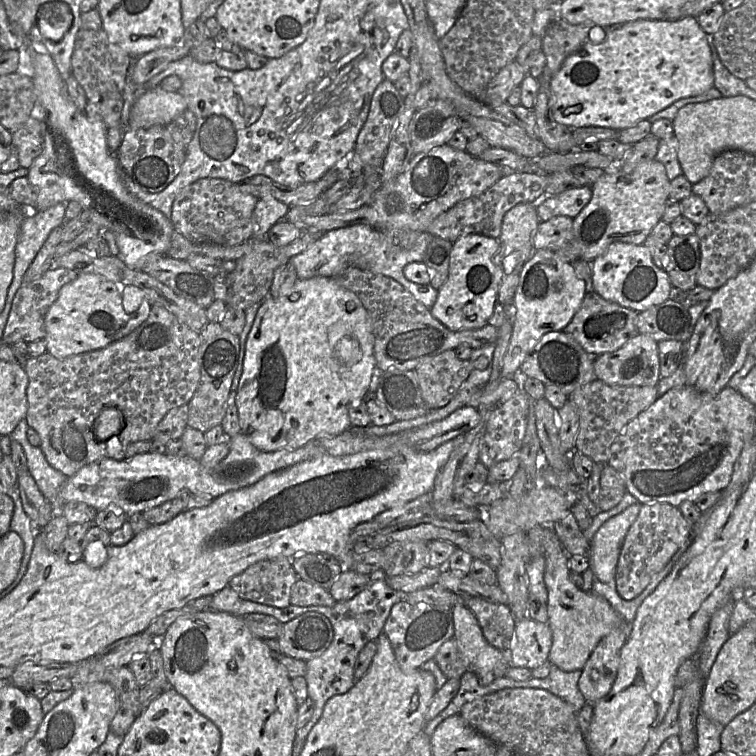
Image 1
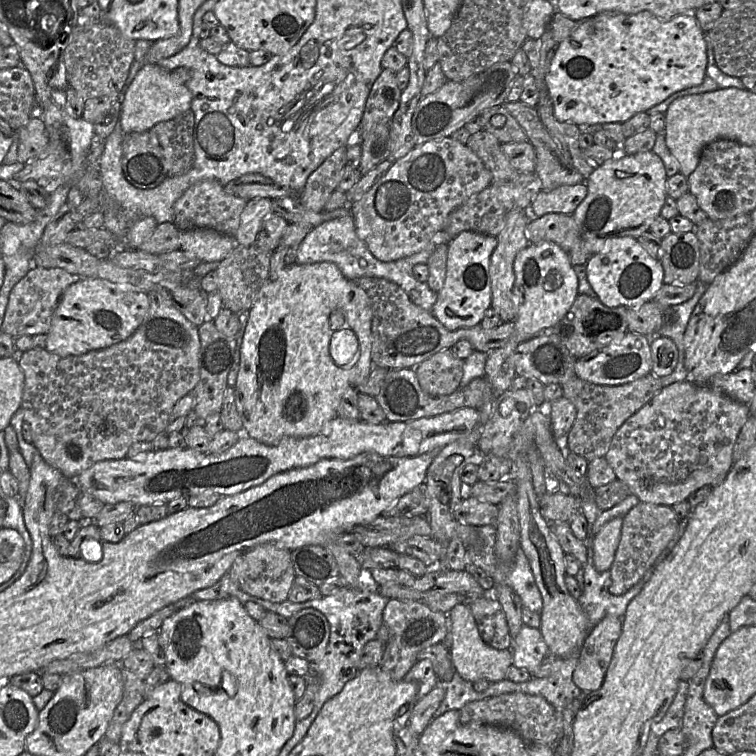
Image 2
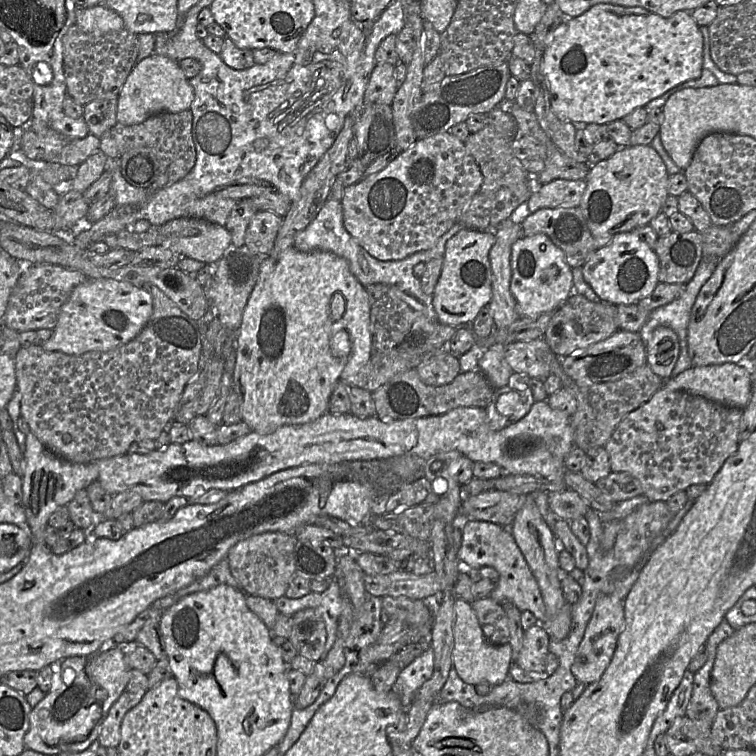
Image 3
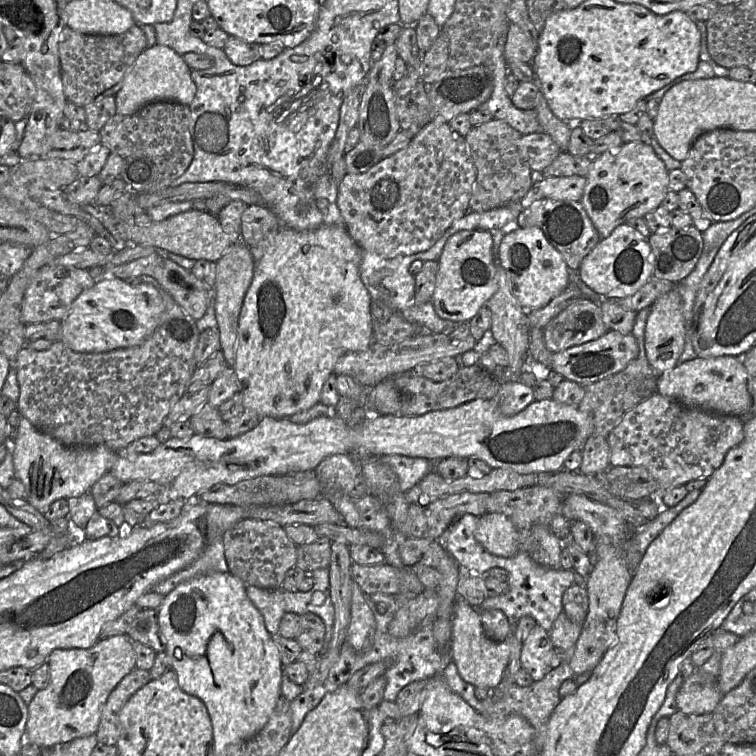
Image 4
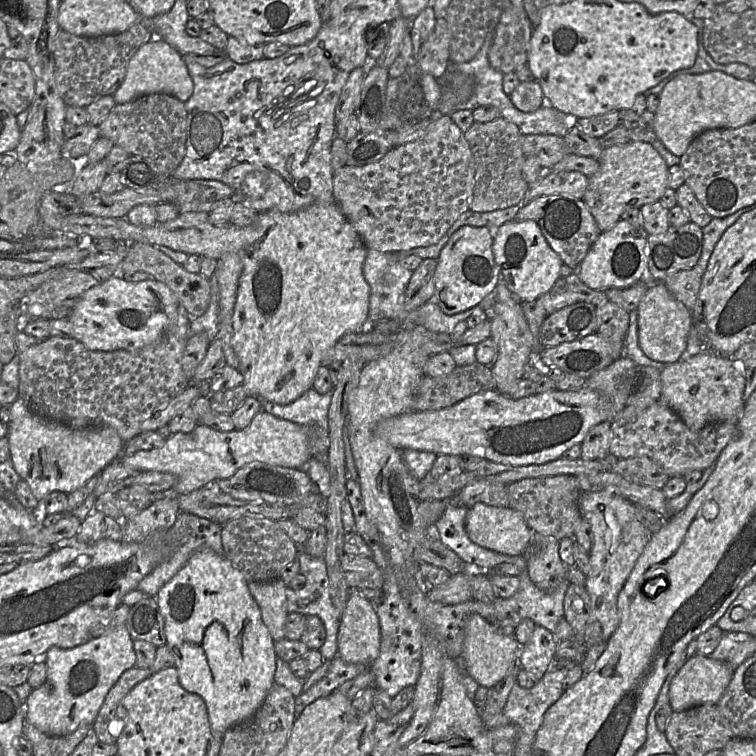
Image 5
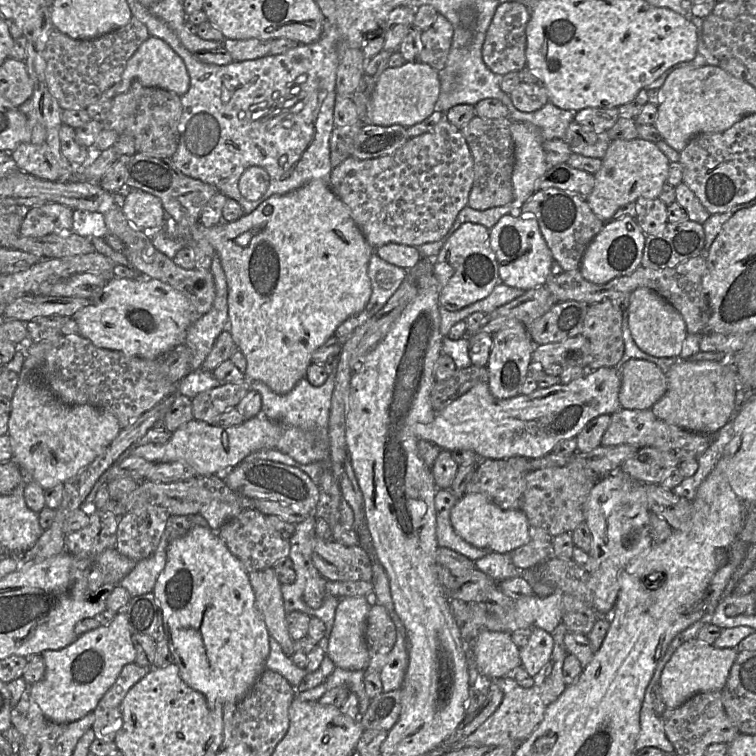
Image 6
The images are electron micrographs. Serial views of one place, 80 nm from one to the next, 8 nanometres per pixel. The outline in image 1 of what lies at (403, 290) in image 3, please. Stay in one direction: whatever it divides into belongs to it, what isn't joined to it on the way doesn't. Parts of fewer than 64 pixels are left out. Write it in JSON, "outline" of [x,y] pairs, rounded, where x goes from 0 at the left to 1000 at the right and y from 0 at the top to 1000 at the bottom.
{"outline":[[[470,296],[429,307],[401,333],[386,340],[382,347],[389,352],[394,369],[409,369],[419,365],[440,368],[462,354],[472,354],[511,365],[530,376],[550,398],[570,410],[578,397],[579,384],[569,376],[557,377],[541,372],[534,365],[533,358],[541,348],[561,347],[565,325],[573,315],[573,311],[558,307],[545,327],[534,329],[521,323],[519,316],[504,306],[484,296]]]}

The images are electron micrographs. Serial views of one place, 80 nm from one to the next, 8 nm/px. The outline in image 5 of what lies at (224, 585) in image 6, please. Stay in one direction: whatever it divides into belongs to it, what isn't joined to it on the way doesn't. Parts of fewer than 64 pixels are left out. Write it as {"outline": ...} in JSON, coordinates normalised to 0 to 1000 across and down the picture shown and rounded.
{"outline":[[[267,725],[206,787],[217,819],[220,853],[225,858],[239,907],[263,919],[272,930],[280,967],[294,978],[306,962],[331,951],[362,906],[365,865],[362,845],[351,828],[344,806],[331,786],[321,759],[294,733]]]}

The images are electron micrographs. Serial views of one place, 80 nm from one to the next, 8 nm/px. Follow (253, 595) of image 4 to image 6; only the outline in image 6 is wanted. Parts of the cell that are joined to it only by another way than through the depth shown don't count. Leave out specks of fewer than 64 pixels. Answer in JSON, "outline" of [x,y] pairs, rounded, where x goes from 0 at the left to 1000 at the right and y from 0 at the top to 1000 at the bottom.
{"outline":[[[349,753],[329,758],[331,774],[336,782],[340,804],[351,821],[358,843],[372,854],[376,864],[389,865],[389,847],[384,843],[378,825],[378,810],[372,783],[372,770],[362,753]]]}

